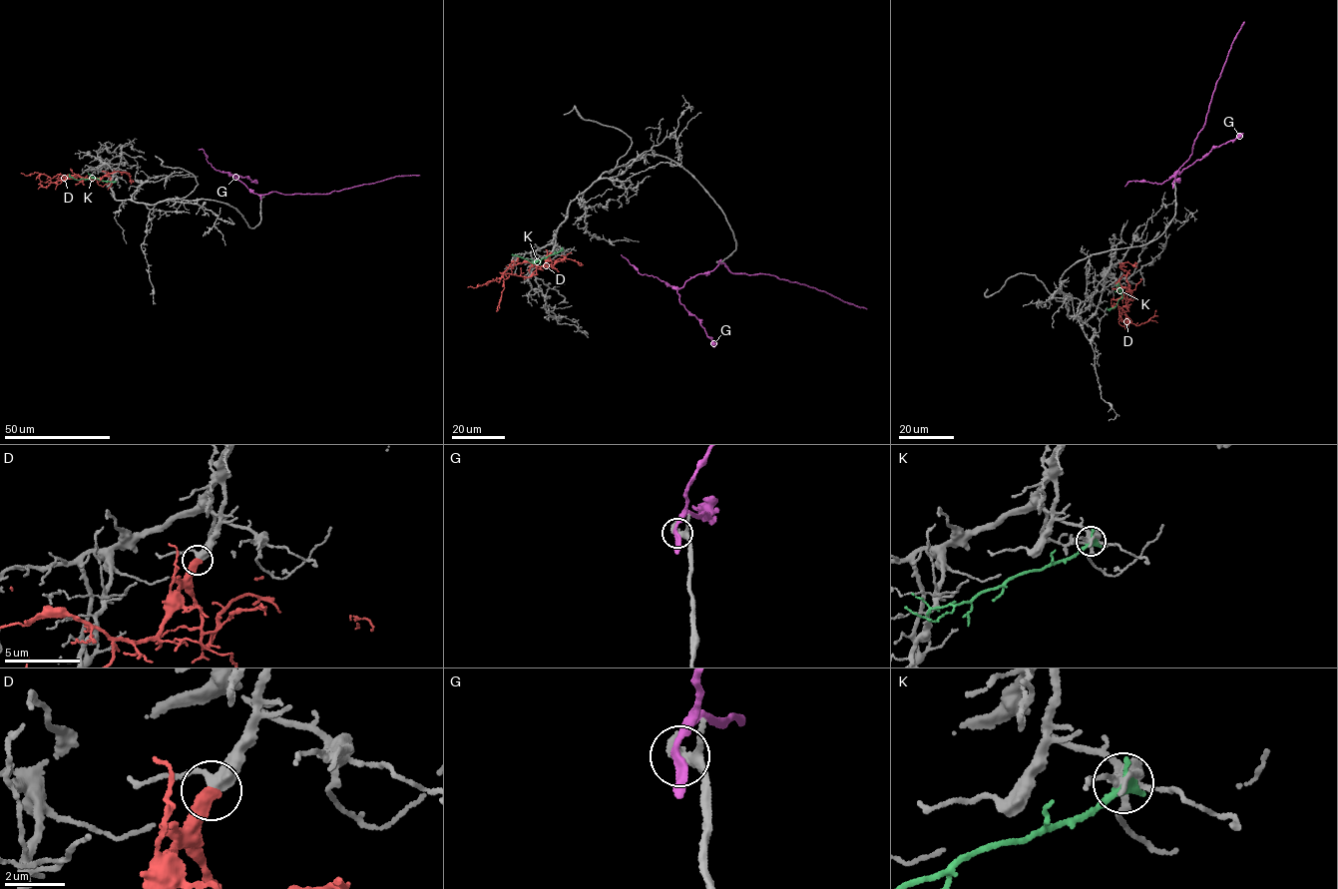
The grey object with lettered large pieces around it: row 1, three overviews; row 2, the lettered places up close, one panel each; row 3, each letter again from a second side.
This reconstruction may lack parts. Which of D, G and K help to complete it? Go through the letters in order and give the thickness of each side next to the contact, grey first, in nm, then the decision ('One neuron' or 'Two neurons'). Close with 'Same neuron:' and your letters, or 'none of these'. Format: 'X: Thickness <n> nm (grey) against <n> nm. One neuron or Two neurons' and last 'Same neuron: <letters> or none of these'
D: Thickness 380 nm (grey) against 400 nm. One neuron
G: Thickness 320 nm (grey) against 280 nm. Two neurons
K: Thickness 300 nm (grey) against 400 nm. Two neurons
Same neuron: D

